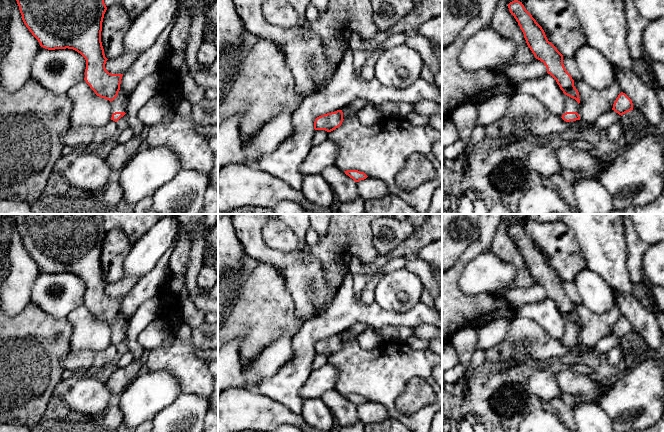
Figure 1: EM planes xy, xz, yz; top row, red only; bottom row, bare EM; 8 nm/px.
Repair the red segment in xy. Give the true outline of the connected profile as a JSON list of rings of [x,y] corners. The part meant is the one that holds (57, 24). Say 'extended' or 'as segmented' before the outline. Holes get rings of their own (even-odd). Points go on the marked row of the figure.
extended; [[[16,0],[19,6],[22,20],[32,35],[38,40],[40,46],[48,49],[73,49],[80,53],[86,60],[84,80],[101,98],[111,102],[111,120],[117,122],[126,114],[129,96],[120,88],[123,74],[109,73],[105,64],[108,60],[105,57],[104,49],[101,42],[101,31],[104,14],[107,7],[104,0]]]

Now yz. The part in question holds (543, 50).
extended; [[[514,0],[508,4],[508,8],[518,22],[535,58],[544,63],[547,73],[556,80],[565,94],[565,108],[561,118],[566,122],[580,120],[577,113],[580,103],[579,92],[574,86],[574,80],[564,67],[563,55],[548,41],[544,30],[525,9],[522,2]]]

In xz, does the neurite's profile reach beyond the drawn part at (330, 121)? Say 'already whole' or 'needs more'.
needs more

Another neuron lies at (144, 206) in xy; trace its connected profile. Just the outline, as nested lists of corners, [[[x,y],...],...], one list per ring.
[[[152,196],[145,197],[141,199],[134,207],[134,214],[152,214],[152,204],[153,198]]]

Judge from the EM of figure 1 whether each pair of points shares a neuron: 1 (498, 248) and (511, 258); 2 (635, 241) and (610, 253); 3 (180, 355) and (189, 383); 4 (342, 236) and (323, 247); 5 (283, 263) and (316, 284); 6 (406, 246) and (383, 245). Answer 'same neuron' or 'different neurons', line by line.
1: same neuron
2: different neurons
3: same neuron
4: same neuron
5: same neuron
6: different neurons

